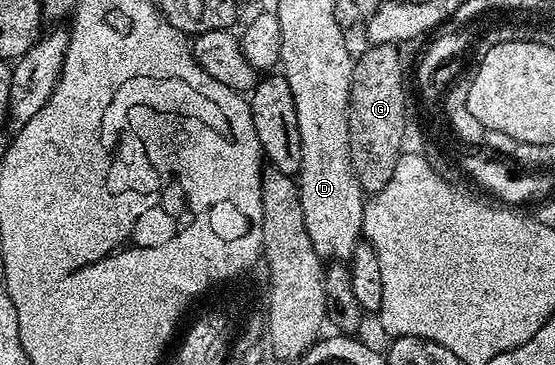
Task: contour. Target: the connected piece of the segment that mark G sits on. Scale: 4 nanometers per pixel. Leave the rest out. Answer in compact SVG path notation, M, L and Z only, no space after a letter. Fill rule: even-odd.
M371 45L363 54L358 54L353 71L354 116L349 116L351 158L357 179L367 195L380 193L385 183L393 179L393 167L397 167L397 159L403 154L399 147L399 138L403 132L403 117L409 112L409 105L407 89L403 86L403 57L399 52L394 45Z

